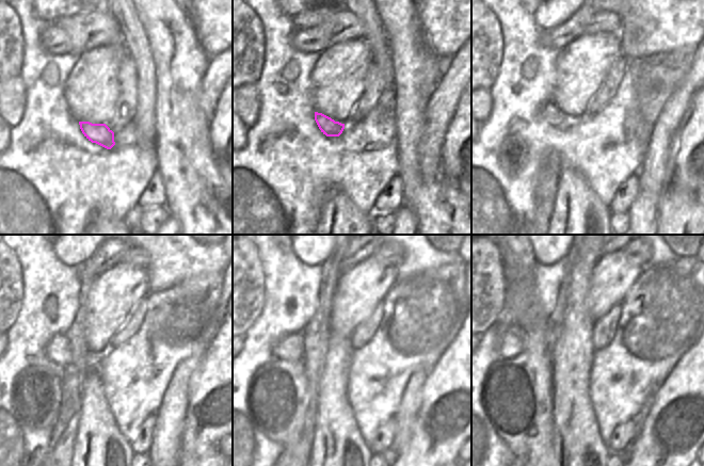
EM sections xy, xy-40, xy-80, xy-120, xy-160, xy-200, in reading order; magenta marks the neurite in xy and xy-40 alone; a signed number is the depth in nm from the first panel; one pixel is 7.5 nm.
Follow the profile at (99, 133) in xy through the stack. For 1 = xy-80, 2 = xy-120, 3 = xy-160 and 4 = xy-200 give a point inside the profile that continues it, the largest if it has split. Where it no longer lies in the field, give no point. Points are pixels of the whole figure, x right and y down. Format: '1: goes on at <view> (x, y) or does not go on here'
1: goes on at xy-80 (548, 112)
2: goes on at xy-120 (58, 350)
3: goes on at xy-160 (290, 348)
4: goes on at xy-200 (511, 343)

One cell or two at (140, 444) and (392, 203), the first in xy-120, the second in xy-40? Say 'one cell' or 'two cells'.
one cell

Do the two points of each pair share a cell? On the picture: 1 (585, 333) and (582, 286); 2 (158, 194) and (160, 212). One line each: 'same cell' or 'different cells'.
1: same cell
2: different cells

